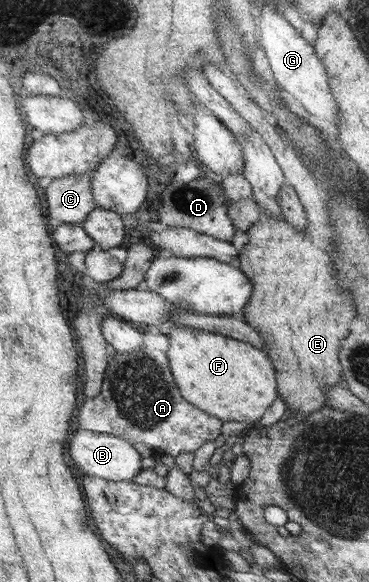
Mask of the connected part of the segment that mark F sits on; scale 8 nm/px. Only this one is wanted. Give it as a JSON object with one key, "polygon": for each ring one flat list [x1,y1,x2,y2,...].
{"polygon":[[179,327,171,331,170,367,185,400,221,420,256,425,280,397,278,372,269,356,236,338,208,330]]}

